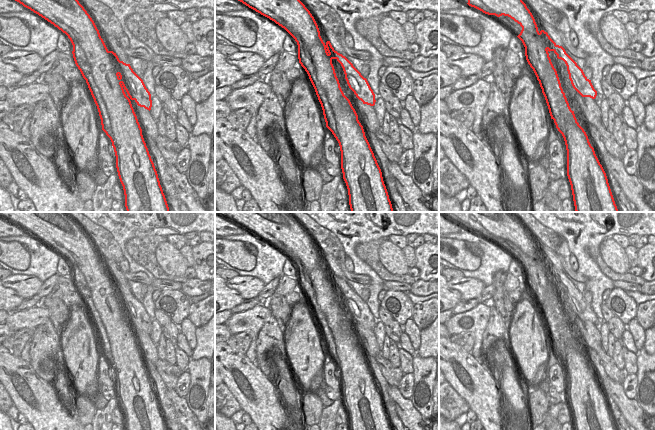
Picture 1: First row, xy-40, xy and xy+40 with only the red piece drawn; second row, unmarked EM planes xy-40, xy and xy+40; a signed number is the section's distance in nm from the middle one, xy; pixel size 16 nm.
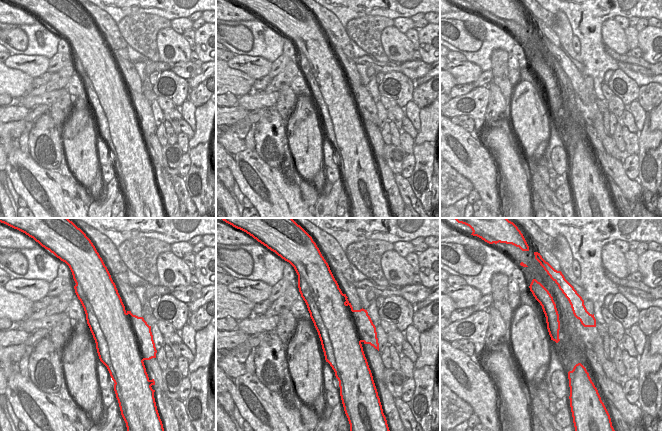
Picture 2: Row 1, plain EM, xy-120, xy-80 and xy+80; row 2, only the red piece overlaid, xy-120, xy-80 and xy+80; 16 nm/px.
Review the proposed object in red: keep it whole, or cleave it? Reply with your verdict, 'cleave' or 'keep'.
keep

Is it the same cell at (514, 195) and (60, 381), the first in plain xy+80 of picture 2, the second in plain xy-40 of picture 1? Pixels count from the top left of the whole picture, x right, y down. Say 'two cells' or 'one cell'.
one cell

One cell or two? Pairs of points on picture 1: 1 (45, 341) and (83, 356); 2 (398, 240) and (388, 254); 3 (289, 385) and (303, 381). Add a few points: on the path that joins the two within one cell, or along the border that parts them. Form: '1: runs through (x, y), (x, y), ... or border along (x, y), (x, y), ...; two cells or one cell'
1: border along (59, 335), (60, 353); two cells
2: border along (389, 239), (401, 249); two cells
3: border along (286, 355), (291, 372), (295, 377); two cells

